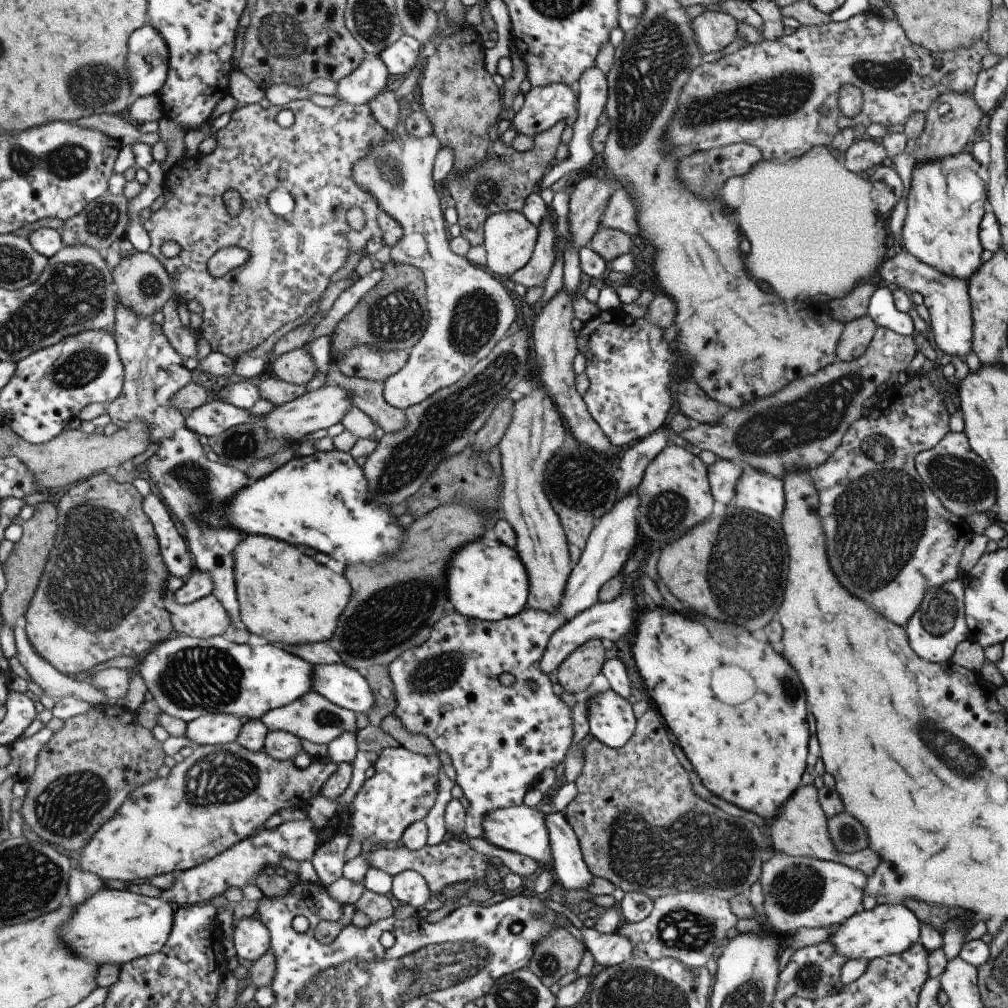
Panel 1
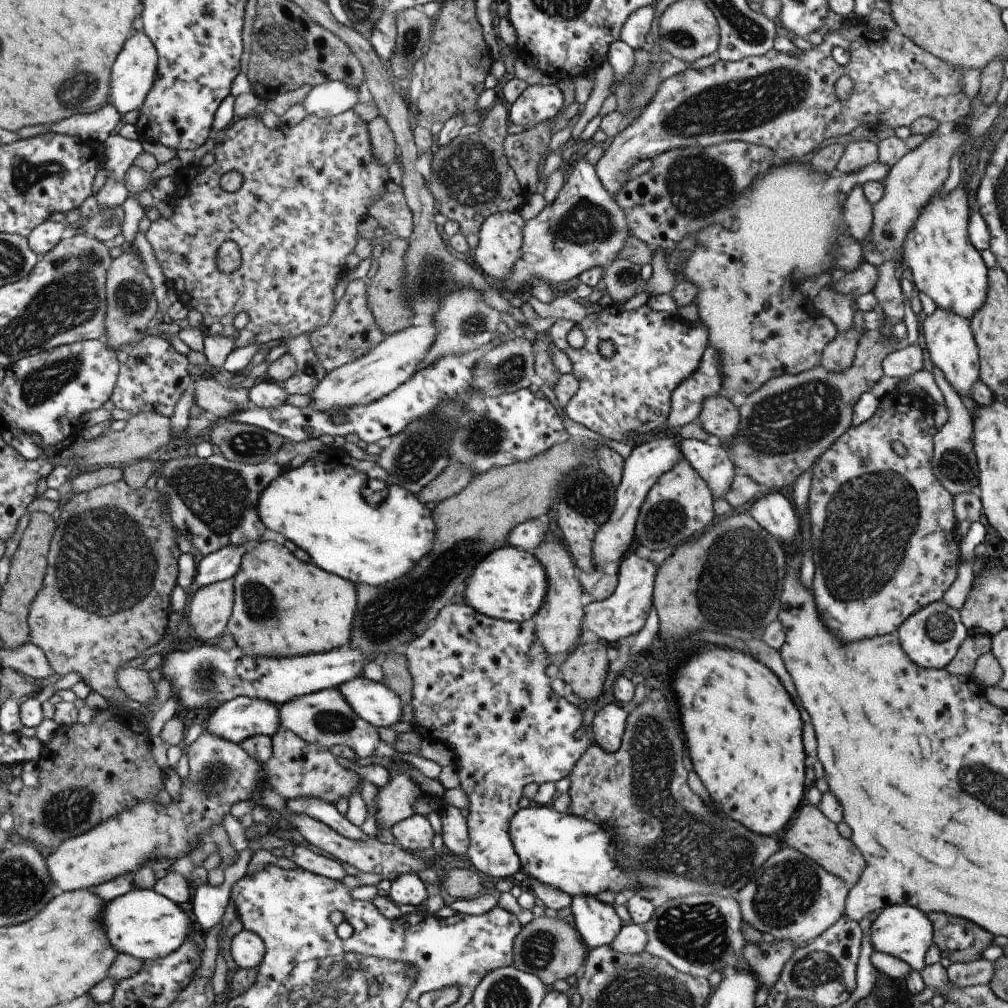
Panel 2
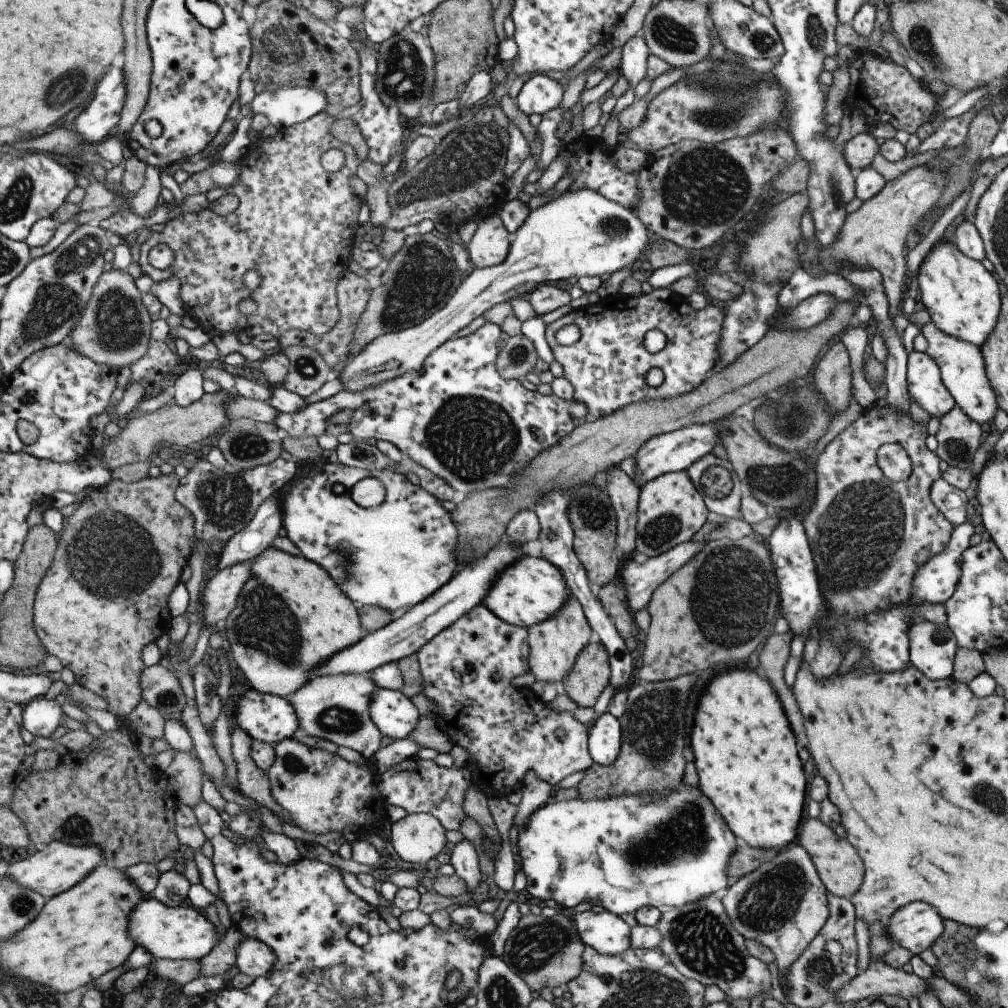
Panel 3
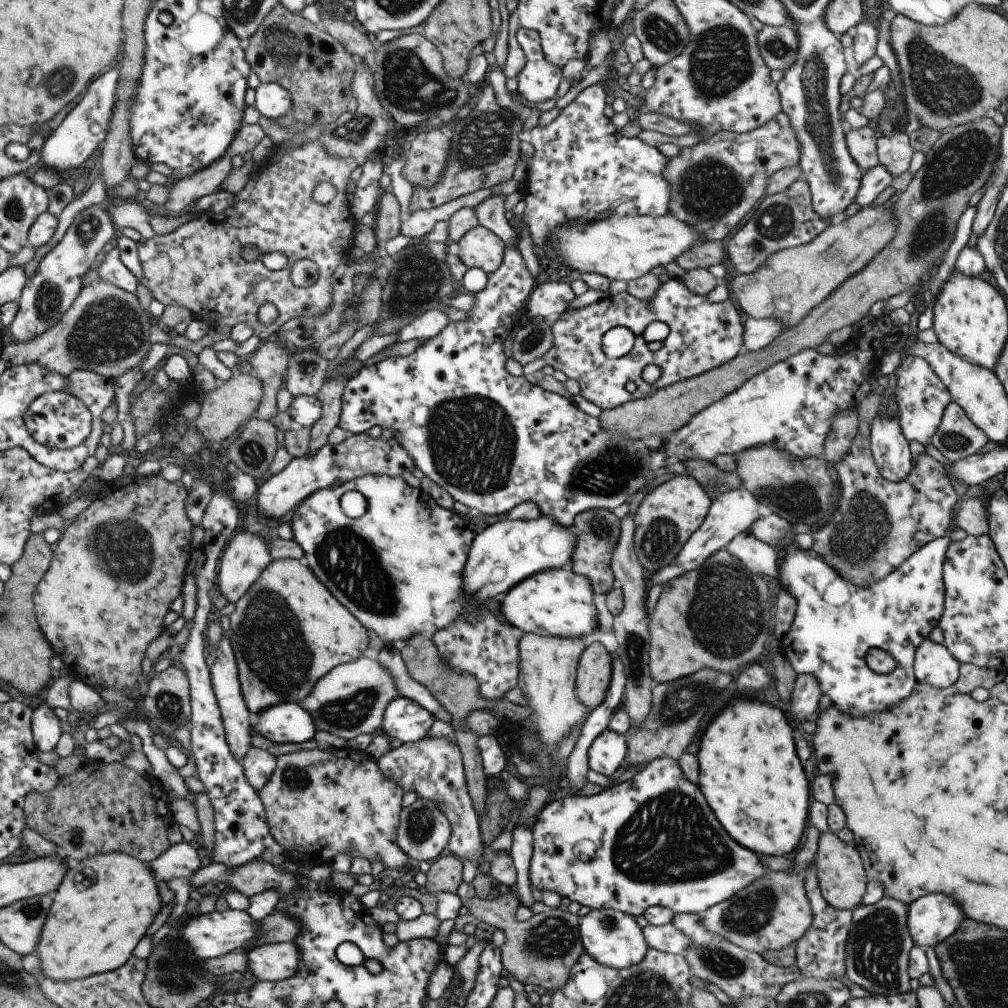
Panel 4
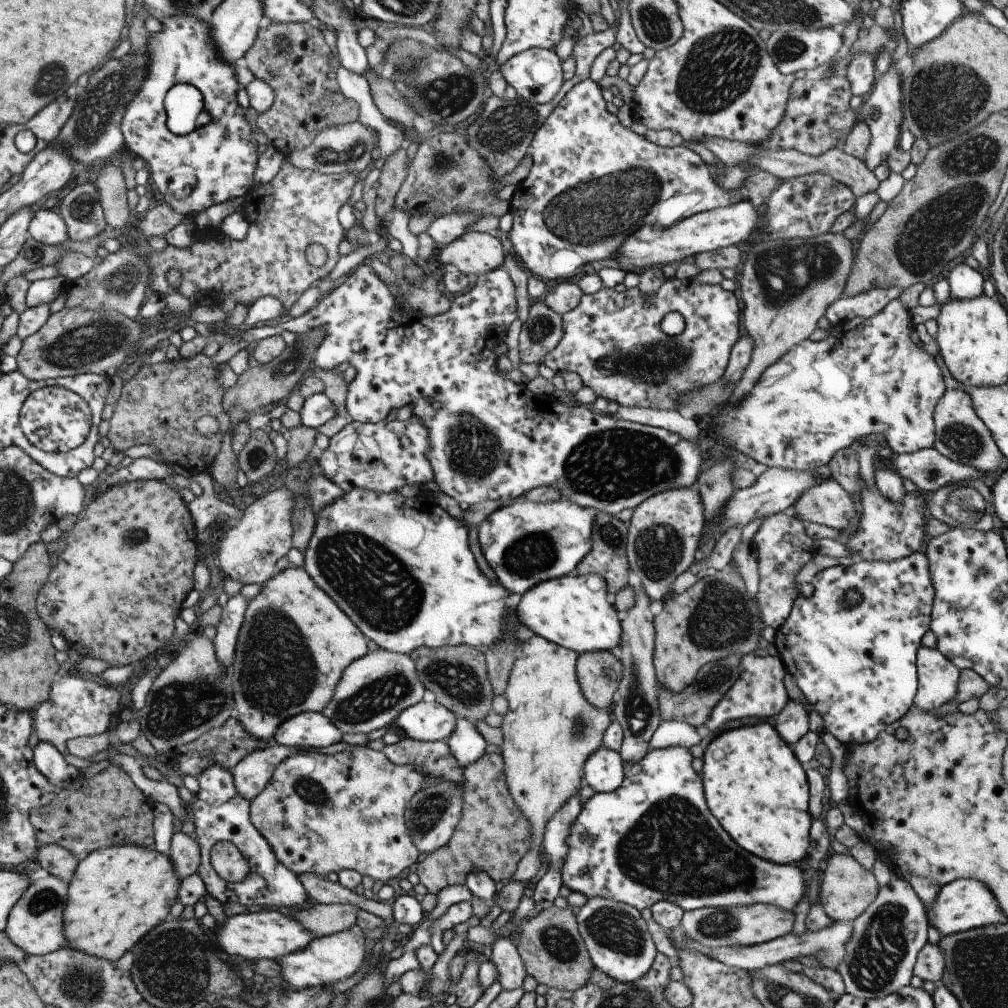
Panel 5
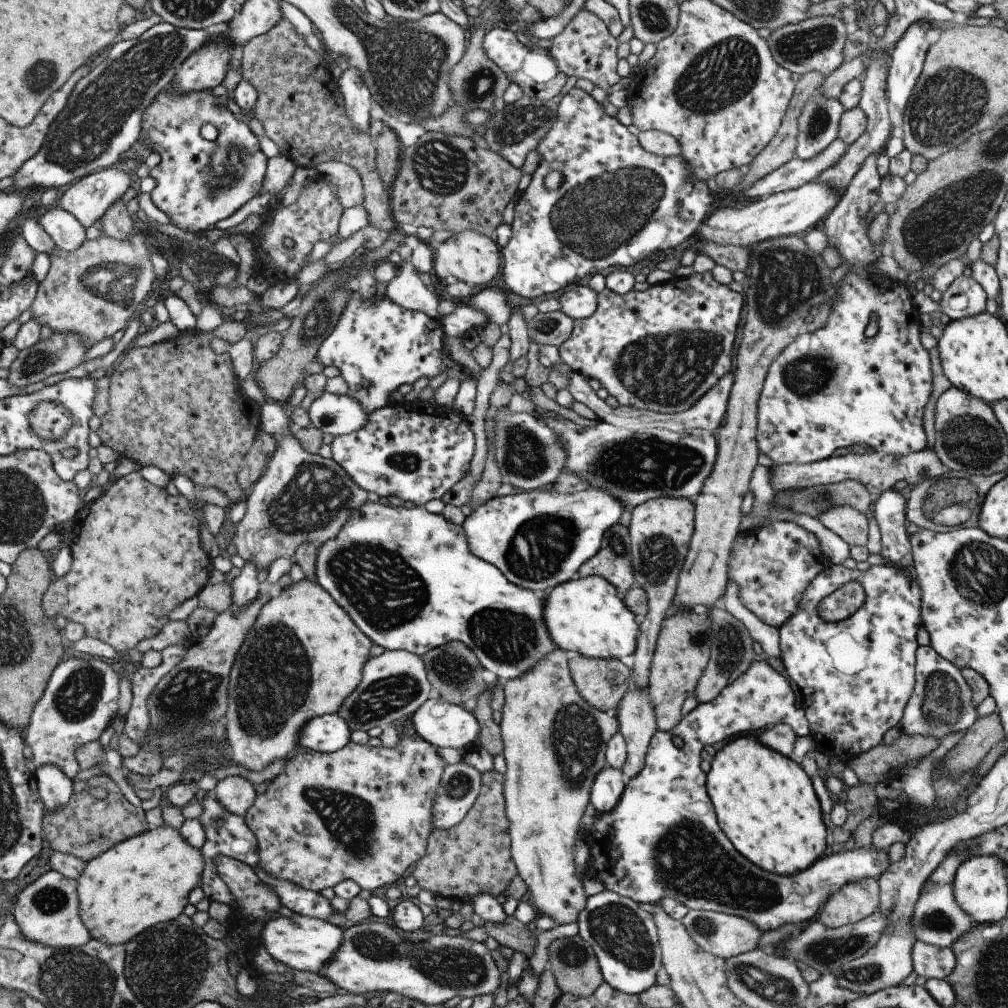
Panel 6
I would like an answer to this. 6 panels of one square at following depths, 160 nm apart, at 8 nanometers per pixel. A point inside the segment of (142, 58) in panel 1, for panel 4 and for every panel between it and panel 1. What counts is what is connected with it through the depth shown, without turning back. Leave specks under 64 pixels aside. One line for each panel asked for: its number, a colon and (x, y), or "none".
2: (131, 76)
3: (95, 124)
4: (74, 140)

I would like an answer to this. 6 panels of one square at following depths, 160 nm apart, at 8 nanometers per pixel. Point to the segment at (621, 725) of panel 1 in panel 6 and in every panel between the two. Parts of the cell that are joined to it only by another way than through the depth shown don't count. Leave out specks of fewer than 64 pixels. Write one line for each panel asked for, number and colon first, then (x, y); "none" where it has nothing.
2: (608, 723)
3: (604, 737)
4: (605, 753)
5: (602, 771)
6: (608, 785)

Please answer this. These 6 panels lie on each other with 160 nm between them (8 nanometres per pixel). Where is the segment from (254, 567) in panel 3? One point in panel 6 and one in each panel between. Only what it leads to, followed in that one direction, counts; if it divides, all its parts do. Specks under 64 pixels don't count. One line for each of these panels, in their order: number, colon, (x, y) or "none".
4: (286, 614)
5: (292, 634)
6: (302, 642)

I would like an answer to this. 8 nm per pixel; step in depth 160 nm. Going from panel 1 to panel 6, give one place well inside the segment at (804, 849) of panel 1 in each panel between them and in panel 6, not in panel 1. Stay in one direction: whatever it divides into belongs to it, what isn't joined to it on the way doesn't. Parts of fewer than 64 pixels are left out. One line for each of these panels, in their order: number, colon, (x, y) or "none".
2: (809, 832)
3: (840, 869)
4: (842, 882)
5: (847, 888)
6: (856, 900)

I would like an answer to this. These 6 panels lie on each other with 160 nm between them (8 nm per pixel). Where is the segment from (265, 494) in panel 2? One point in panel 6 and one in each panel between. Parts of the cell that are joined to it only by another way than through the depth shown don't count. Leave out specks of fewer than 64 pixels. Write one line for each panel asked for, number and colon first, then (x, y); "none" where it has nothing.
3: (391, 555)
4: (396, 569)
5: (400, 570)
6: (429, 589)

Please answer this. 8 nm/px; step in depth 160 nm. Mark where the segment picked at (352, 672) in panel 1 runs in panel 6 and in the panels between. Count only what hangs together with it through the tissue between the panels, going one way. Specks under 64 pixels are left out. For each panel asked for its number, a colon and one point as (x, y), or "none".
2: (376, 704)
3: (393, 714)
4: (402, 719)
5: (430, 722)
6: (442, 724)

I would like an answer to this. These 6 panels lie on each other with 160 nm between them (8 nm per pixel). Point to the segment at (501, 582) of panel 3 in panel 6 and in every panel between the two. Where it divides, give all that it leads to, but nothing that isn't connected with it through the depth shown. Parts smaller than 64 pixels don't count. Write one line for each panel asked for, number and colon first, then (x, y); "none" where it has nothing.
4: (555, 602)
5: (571, 611)
6: (585, 616)

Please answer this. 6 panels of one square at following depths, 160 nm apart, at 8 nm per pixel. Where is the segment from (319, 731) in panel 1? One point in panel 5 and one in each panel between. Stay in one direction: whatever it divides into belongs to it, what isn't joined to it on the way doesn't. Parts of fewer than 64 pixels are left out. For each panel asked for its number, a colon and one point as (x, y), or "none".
2: (323, 718)
3: (335, 707)
4: (349, 700)
5: (372, 691)

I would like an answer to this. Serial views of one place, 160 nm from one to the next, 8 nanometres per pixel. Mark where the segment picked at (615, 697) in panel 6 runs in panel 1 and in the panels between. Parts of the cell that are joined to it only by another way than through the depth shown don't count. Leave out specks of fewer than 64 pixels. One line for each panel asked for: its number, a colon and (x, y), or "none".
1: (575, 673)
2: (586, 666)
3: (590, 672)
4: (593, 671)
5: (598, 672)

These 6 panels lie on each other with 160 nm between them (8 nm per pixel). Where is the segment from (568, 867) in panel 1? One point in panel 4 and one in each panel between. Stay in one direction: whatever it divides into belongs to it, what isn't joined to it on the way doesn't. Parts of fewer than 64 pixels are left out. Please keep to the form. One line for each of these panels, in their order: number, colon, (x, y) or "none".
2: (596, 922)
3: (606, 933)
4: (611, 938)

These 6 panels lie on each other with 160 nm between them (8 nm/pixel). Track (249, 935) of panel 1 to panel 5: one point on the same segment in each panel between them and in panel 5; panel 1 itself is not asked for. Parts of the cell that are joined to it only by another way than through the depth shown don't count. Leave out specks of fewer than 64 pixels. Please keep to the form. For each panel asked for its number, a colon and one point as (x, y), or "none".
2: (246, 949)
3: (252, 957)
4: (276, 961)
5: (328, 959)

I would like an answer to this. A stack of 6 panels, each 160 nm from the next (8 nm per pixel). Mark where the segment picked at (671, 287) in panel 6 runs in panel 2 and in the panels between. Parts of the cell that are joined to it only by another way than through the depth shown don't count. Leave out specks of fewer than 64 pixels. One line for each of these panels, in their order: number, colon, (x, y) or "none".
2: (628, 394)
3: (605, 367)
4: (702, 335)
5: (612, 341)

